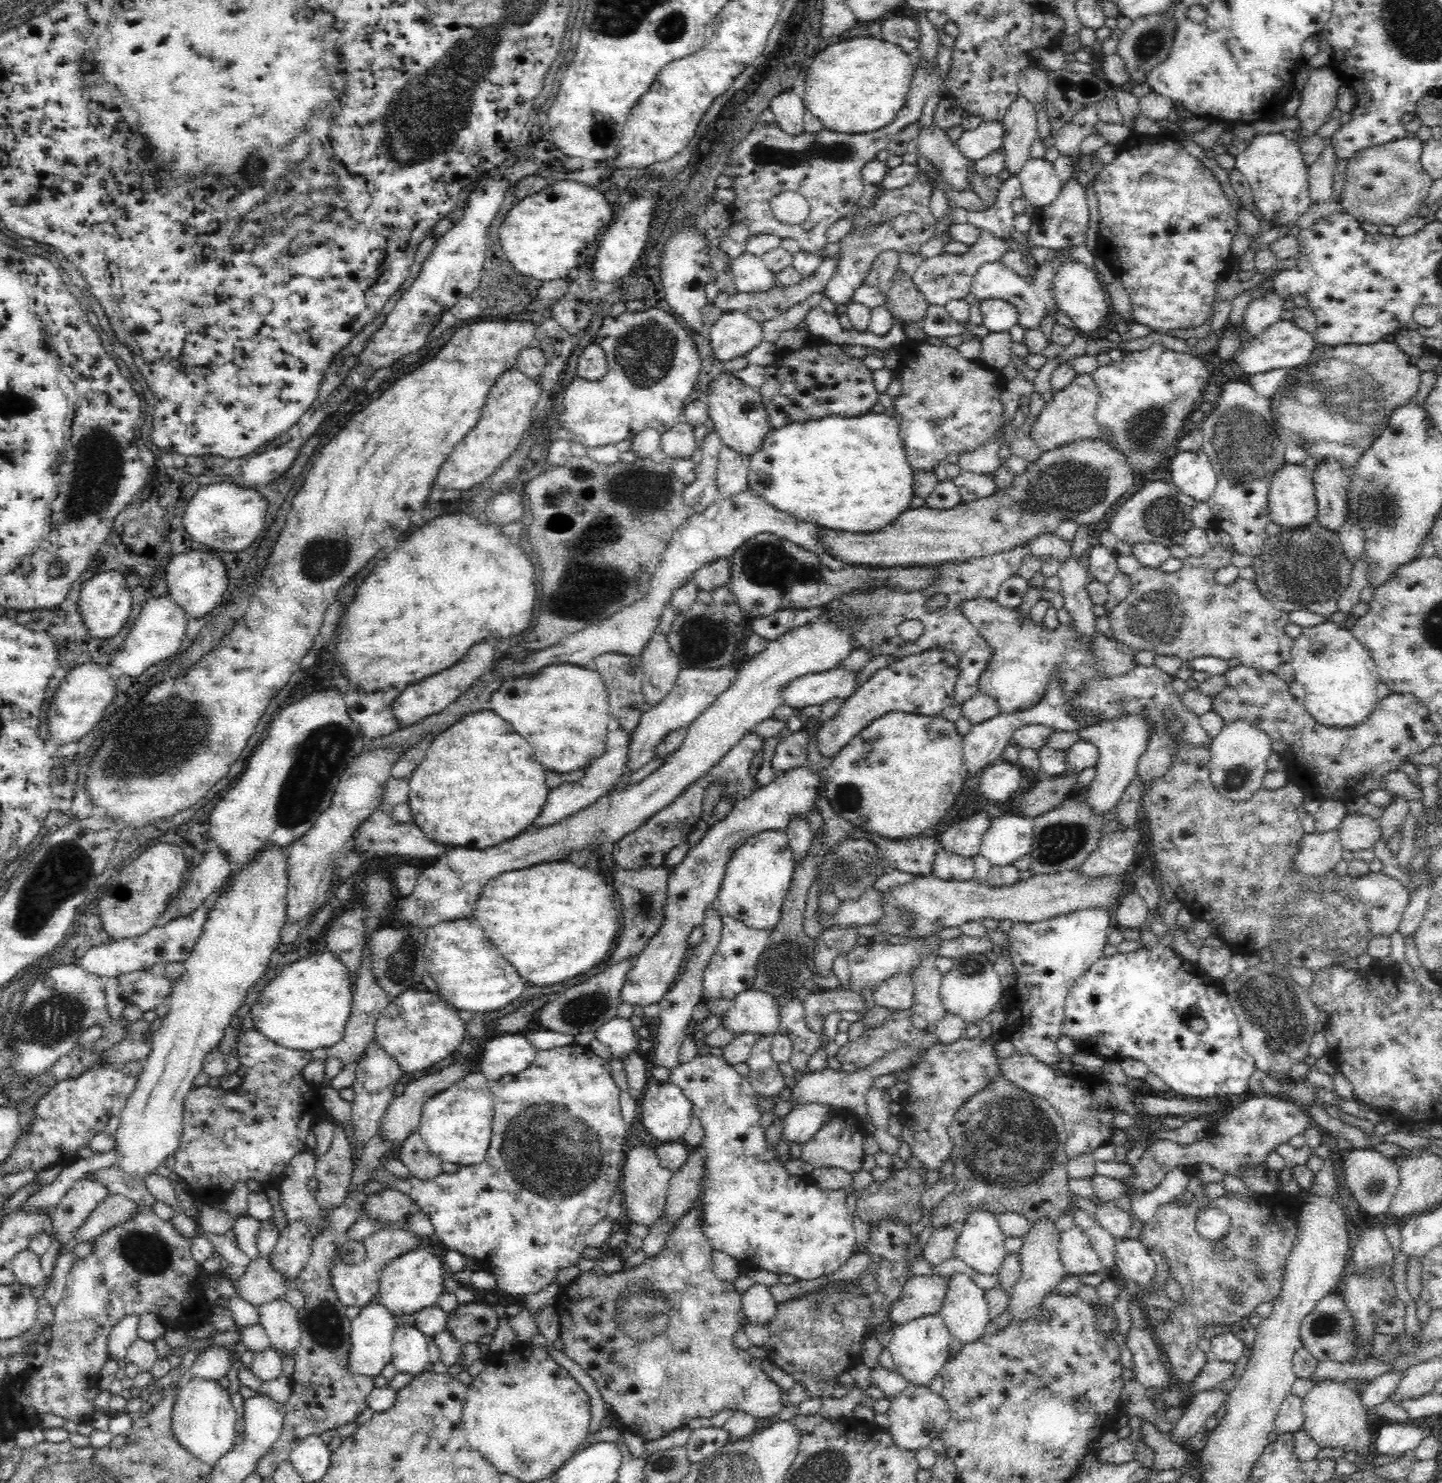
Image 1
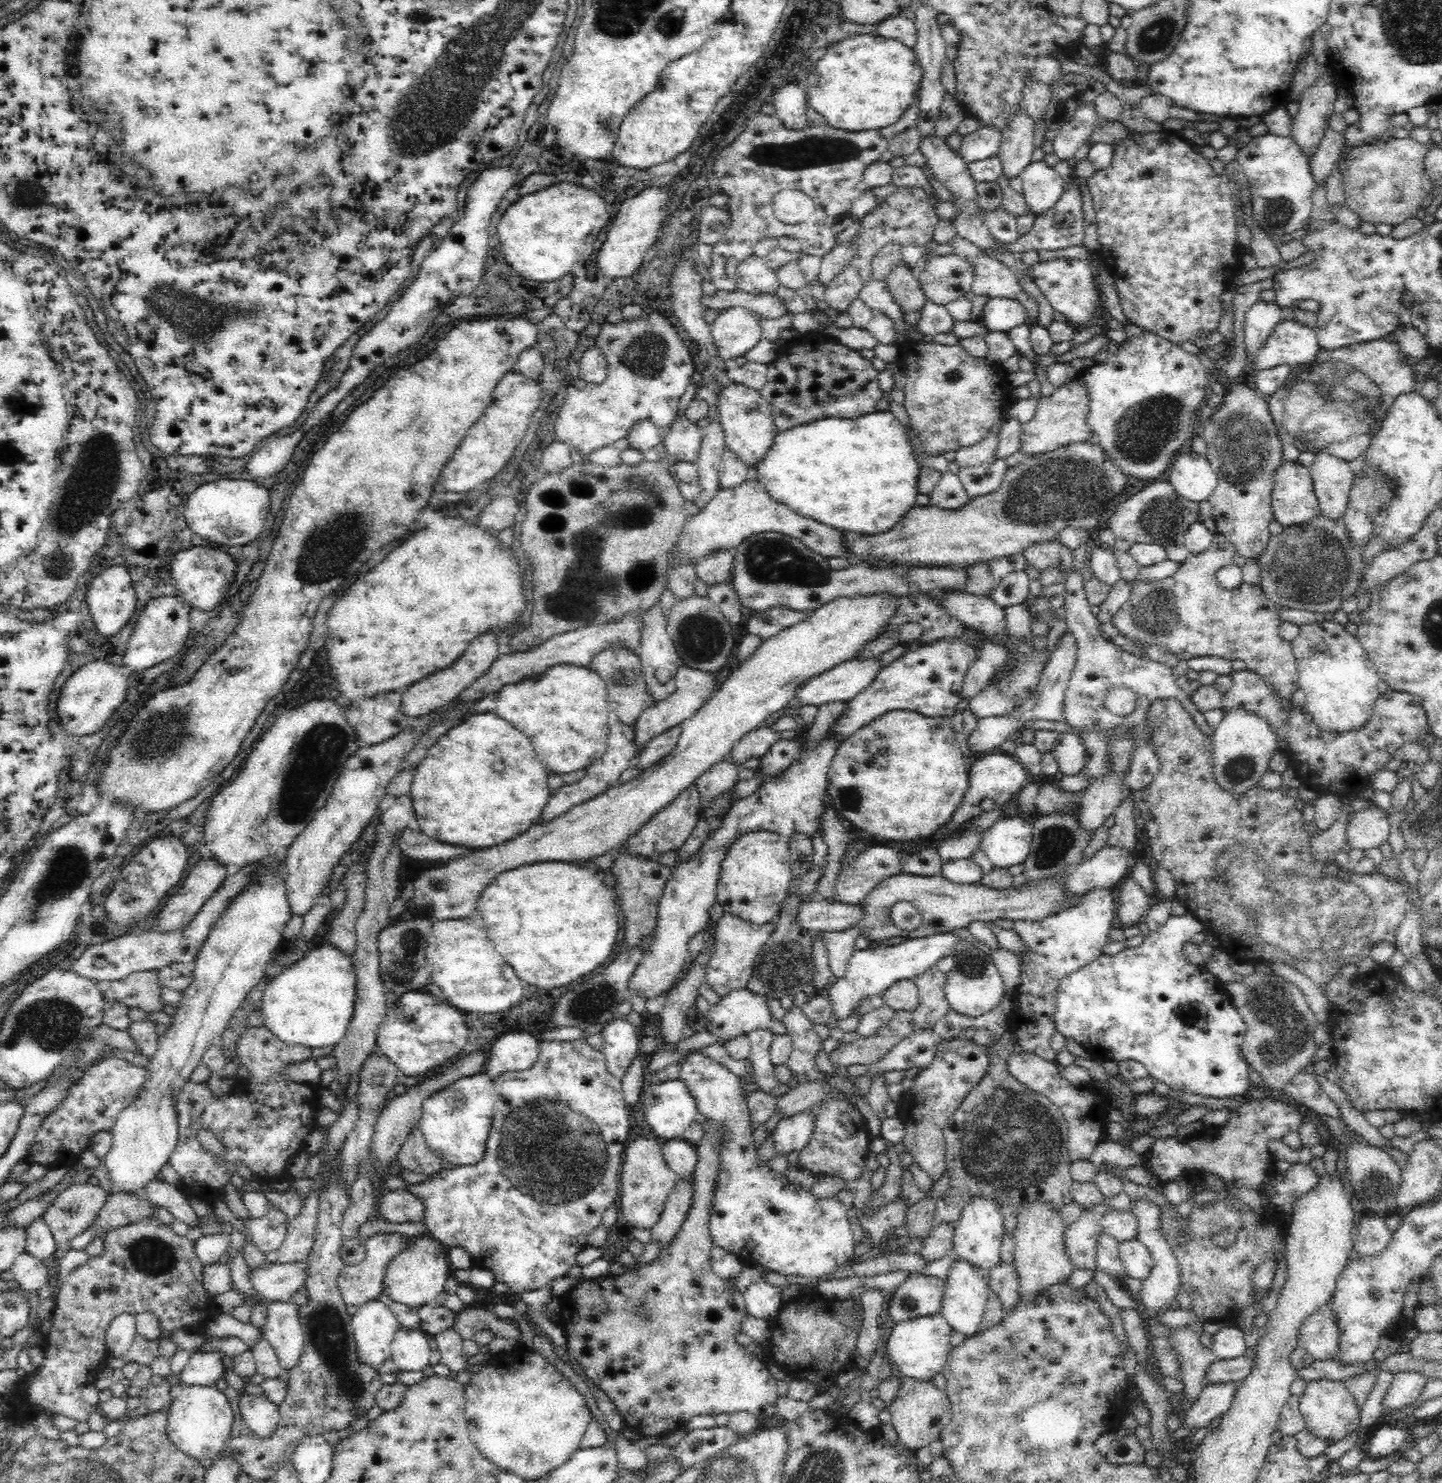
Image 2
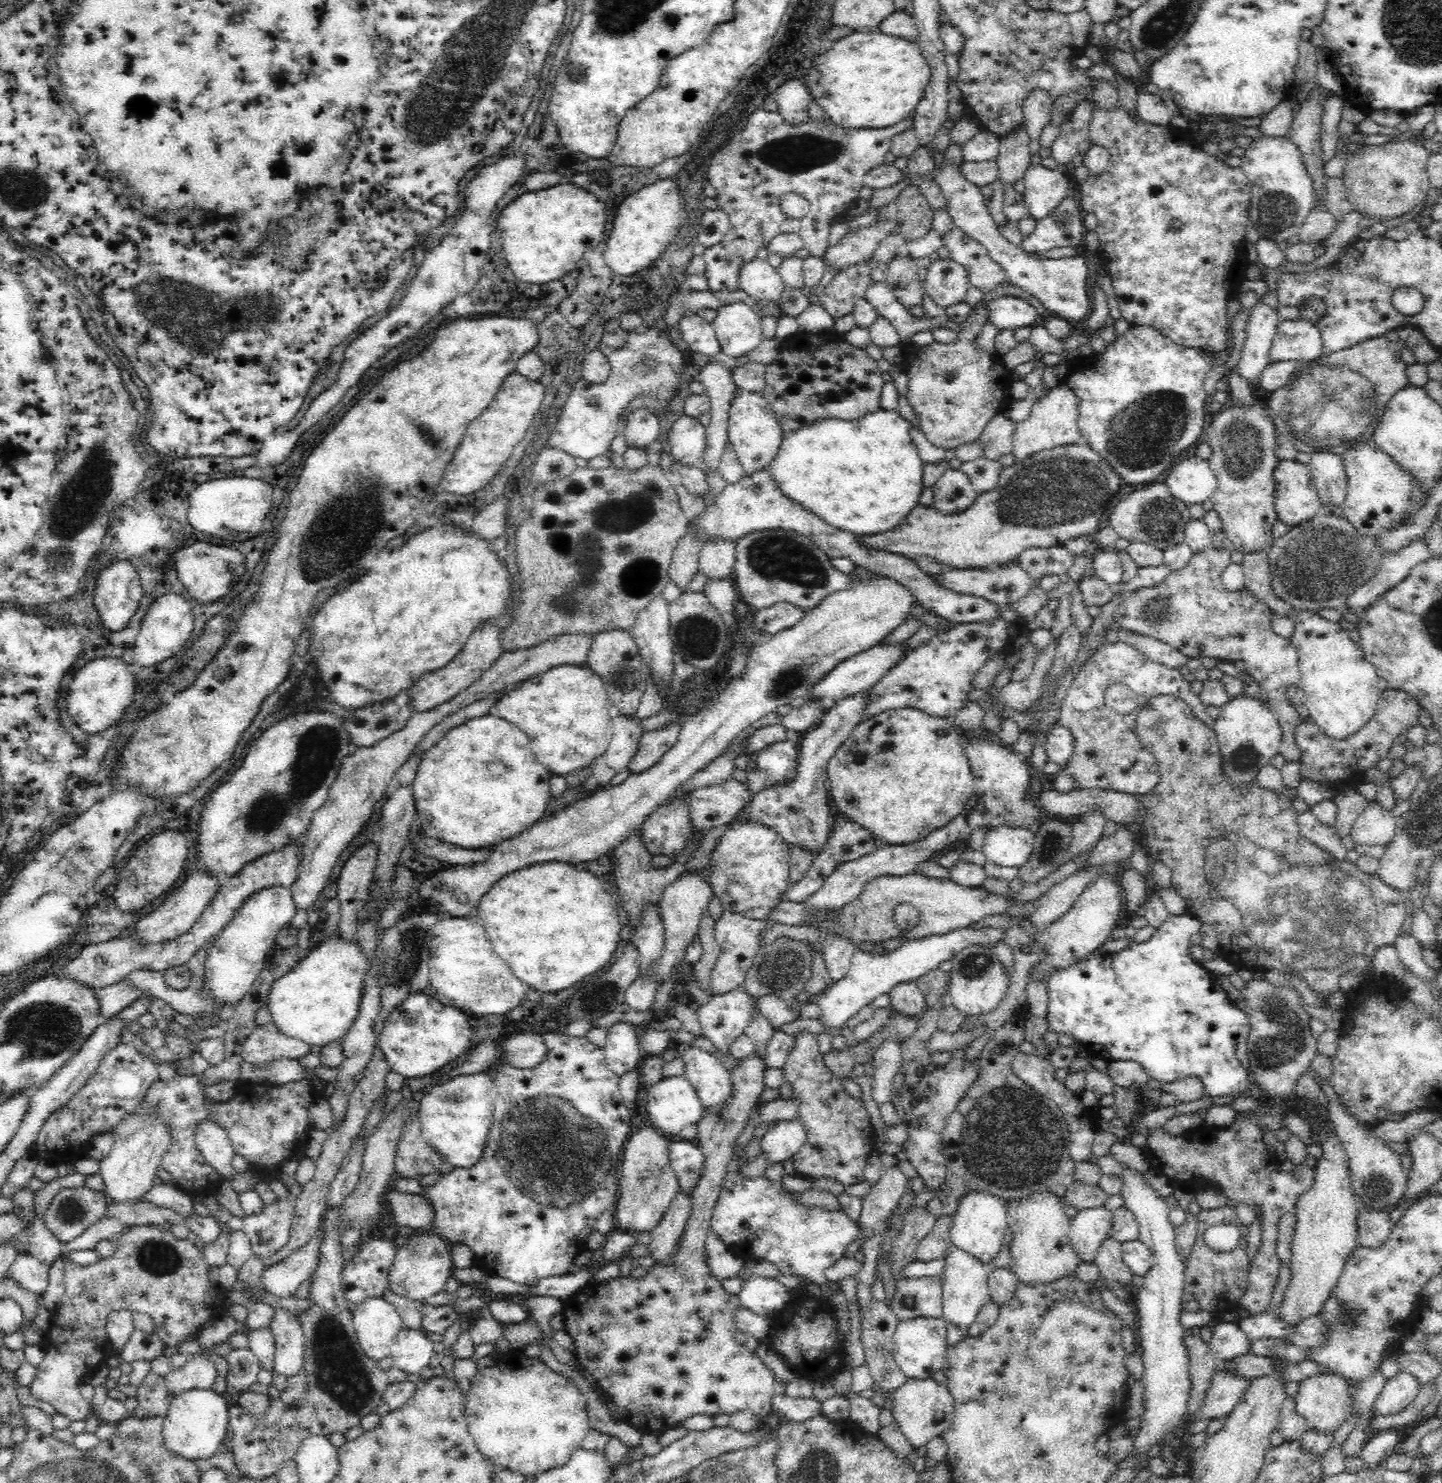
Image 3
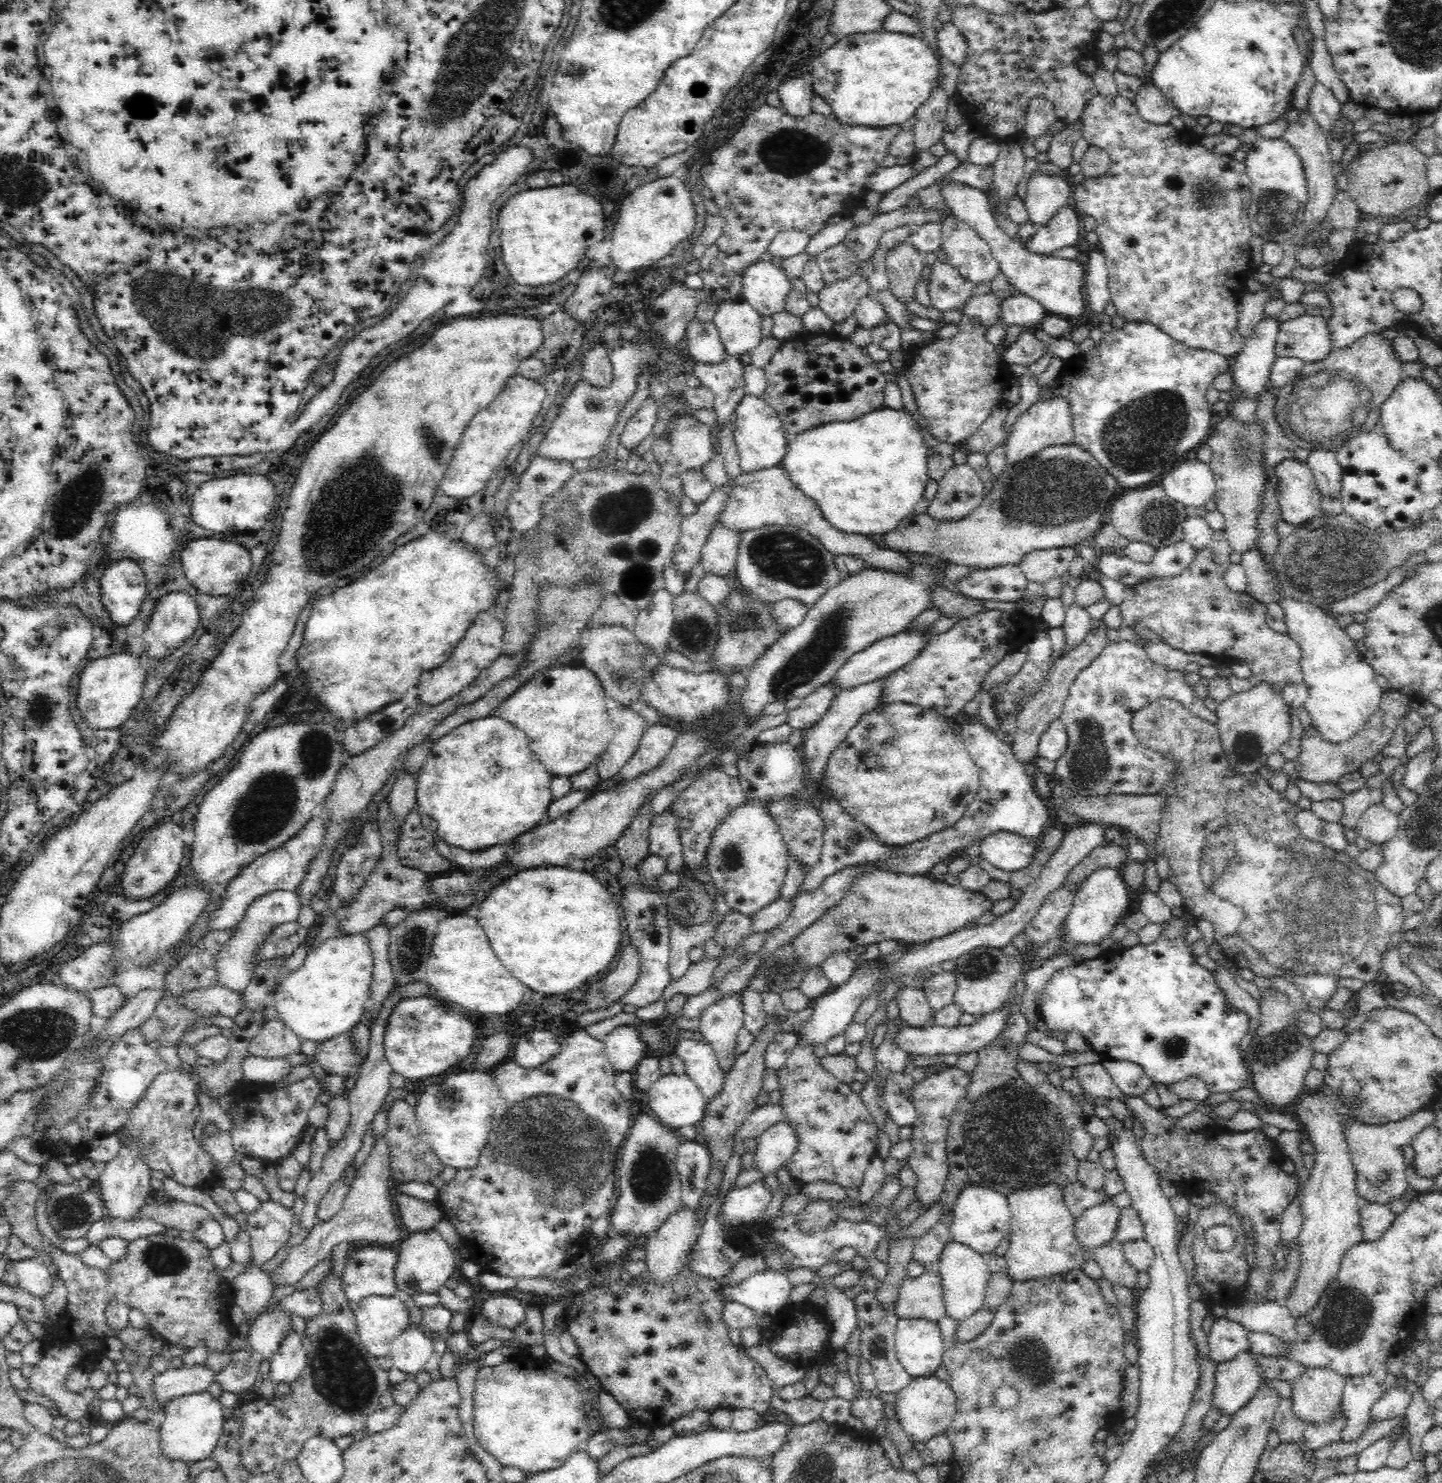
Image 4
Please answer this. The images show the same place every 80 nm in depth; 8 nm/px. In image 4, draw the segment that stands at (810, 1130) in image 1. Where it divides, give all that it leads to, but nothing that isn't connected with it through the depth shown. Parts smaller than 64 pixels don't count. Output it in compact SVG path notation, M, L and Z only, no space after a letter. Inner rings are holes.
M784 1120L775 1122L758 1137L754 1166L762 1181L784 1167L797 1147L797 1137Z

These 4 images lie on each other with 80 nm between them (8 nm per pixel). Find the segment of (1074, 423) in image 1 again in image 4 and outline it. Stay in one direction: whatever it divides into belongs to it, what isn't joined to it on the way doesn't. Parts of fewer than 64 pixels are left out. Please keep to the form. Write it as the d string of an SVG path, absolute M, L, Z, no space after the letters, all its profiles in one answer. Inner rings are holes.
M1052 398L1046 402L1035 402L1012 426L1005 443L1006 466L1022 464L1027 458L1050 446L1068 445L1072 442L1073 428L1068 403L1063 398Z

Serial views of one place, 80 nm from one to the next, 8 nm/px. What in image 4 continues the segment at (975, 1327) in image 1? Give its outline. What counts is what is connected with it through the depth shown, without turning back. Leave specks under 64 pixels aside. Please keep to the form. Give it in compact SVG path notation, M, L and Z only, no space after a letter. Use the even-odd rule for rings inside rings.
M952 1238L944 1245L939 1256L937 1272L941 1276L947 1316L959 1321L984 1308L985 1288L991 1274L986 1257L971 1246Z

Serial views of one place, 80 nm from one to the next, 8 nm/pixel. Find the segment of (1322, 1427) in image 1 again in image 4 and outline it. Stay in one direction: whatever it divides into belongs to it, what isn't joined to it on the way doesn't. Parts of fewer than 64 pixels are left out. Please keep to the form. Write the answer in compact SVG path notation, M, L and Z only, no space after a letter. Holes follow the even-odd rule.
M1324 1367L1305 1368L1290 1382L1290 1386L1292 1386L1292 1396L1290 1396L1291 1409L1306 1424L1329 1419L1332 1412L1337 1413L1340 1411L1344 1385L1345 1378L1340 1376L1335 1370Z

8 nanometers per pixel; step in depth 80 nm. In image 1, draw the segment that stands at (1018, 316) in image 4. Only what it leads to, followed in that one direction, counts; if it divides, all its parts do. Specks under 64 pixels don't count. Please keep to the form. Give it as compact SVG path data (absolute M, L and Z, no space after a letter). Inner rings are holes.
M986 299L980 301L983 325L989 332L1009 332L1018 324L1018 308L1002 299Z

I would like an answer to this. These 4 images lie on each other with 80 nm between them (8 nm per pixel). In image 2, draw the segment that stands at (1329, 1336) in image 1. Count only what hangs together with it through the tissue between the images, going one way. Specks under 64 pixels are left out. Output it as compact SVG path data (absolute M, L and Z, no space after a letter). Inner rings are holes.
M1323 1306L1316 1313L1304 1319L1303 1322L1304 1326L1300 1328L1297 1334L1297 1346L1305 1348L1315 1359L1330 1359L1332 1354L1337 1351L1339 1339L1339 1330L1332 1311L1330 1311L1330 1306Z

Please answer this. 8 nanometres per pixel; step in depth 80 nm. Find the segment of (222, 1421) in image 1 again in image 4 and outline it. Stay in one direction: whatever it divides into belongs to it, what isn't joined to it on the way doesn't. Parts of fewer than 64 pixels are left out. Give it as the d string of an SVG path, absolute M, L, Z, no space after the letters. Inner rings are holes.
M205 1390L179 1396L164 1408L165 1417L159 1428L159 1447L164 1458L192 1464L210 1457L222 1434L226 1411L218 1400Z

